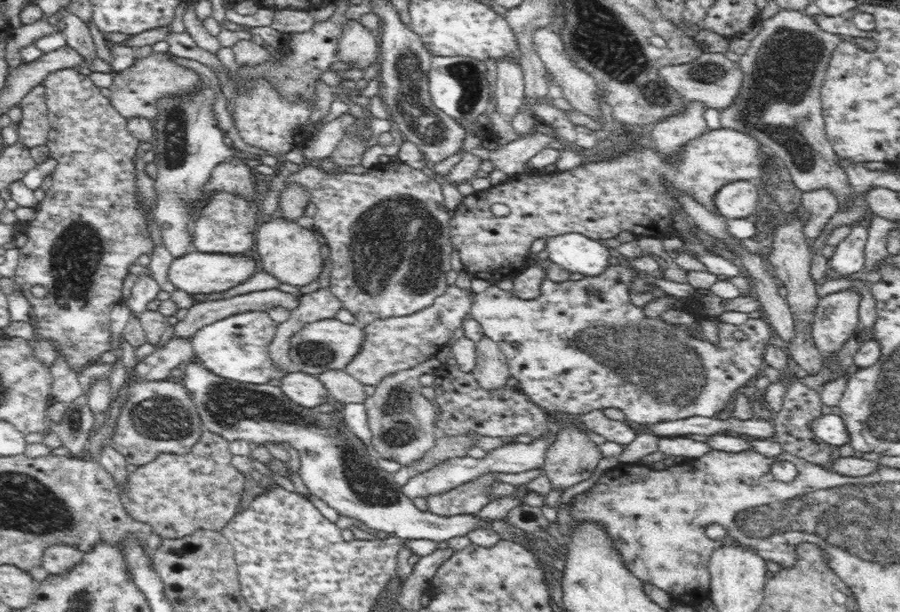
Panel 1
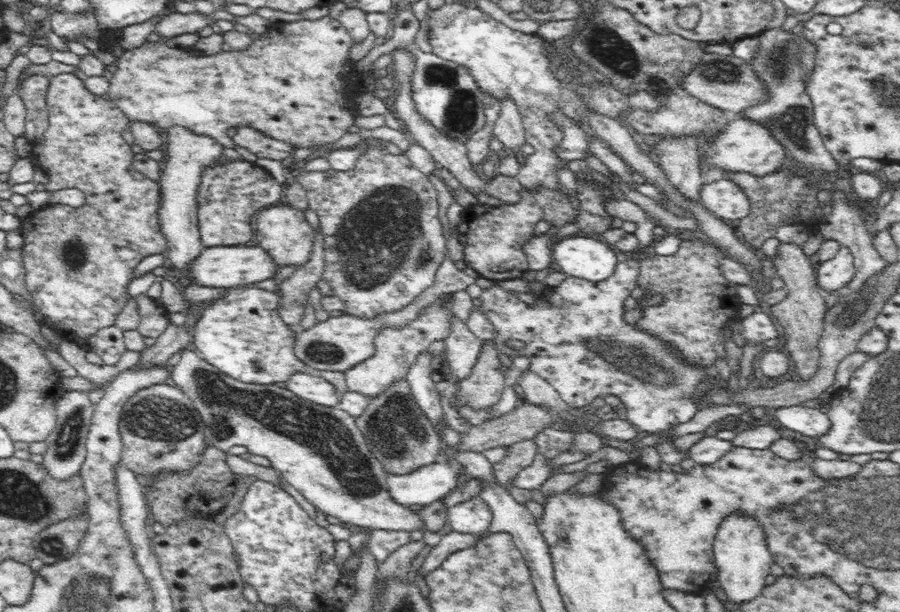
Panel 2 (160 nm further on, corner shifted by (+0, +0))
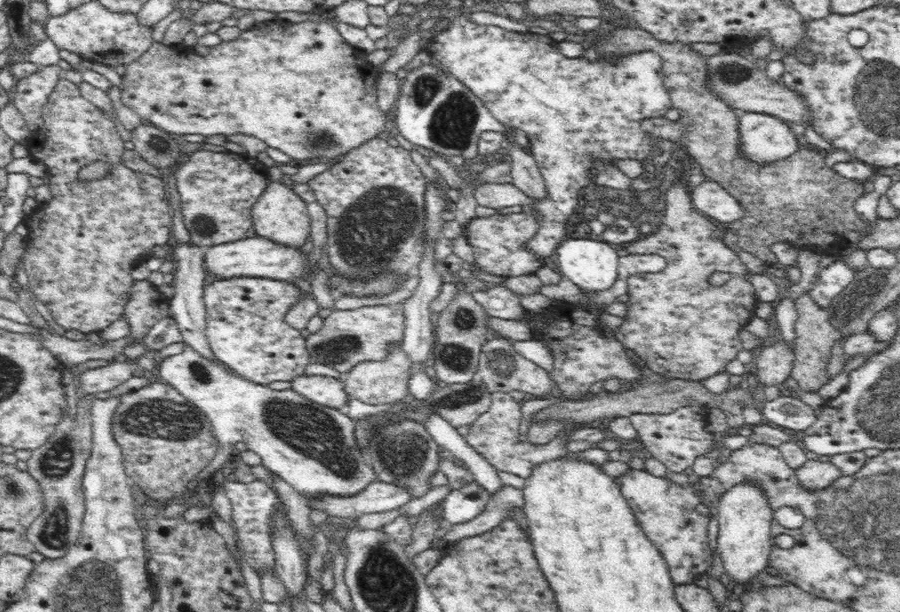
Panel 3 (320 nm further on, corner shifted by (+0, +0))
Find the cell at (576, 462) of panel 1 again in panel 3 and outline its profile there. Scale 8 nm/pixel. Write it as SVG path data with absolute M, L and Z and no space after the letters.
M493 336L482 346L478 356L477 377L491 392L509 393L512 390L520 390L529 398L546 398L555 394L552 388L552 378L544 369L526 359L514 349L514 343L510 338Z

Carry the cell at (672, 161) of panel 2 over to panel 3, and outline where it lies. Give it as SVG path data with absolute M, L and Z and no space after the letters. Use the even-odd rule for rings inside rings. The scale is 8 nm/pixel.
M676 182L672 188L668 187L665 190L665 213L662 218L661 225L659 226L660 230L648 236L641 235L636 242L630 242L630 244L626 246L626 252L628 252L629 255L662 256L662 258L666 259L666 265L663 267L662 272L638 273L637 275L628 277L627 282L629 283L629 289L627 294L629 296L629 300L626 302L627 315L625 316L623 323L618 327L618 337L620 341L624 342L634 352L636 352L636 354L646 362L654 373L658 373L672 379L700 381L709 376L714 376L714 374L718 374L719 372L727 372L726 366L728 366L728 363L731 360L734 360L736 358L736 354L743 349L738 331L743 328L755 314L754 310L758 300L754 287L750 284L750 281L748 281L748 277L746 277L746 274L749 272L746 265L744 265L744 262L738 257L738 254L732 250L732 248L728 247L723 240L721 240L723 238L724 230L708 221L708 219L703 216L702 211L698 211L695 206L692 206L692 202L690 202L690 194L686 192L686 188L688 188L688 186L686 186L686 184L682 184L682 182ZM716 271L730 272L731 274L728 282L724 283L721 287L713 287L708 283L708 276Z

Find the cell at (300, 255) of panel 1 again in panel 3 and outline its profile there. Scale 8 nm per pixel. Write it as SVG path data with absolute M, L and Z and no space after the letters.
M271 180L264 195L253 204L251 211L253 220L253 234L262 236L272 243L288 248L298 248L305 244L310 237L311 220L307 211L307 204L289 188L286 184L278 180Z

